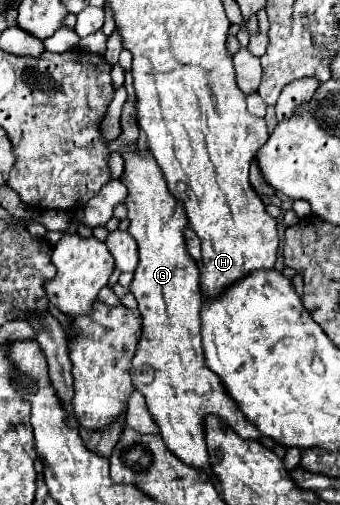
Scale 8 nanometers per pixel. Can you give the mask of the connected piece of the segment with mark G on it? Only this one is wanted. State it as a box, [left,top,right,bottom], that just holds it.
[120,148,260,470]

